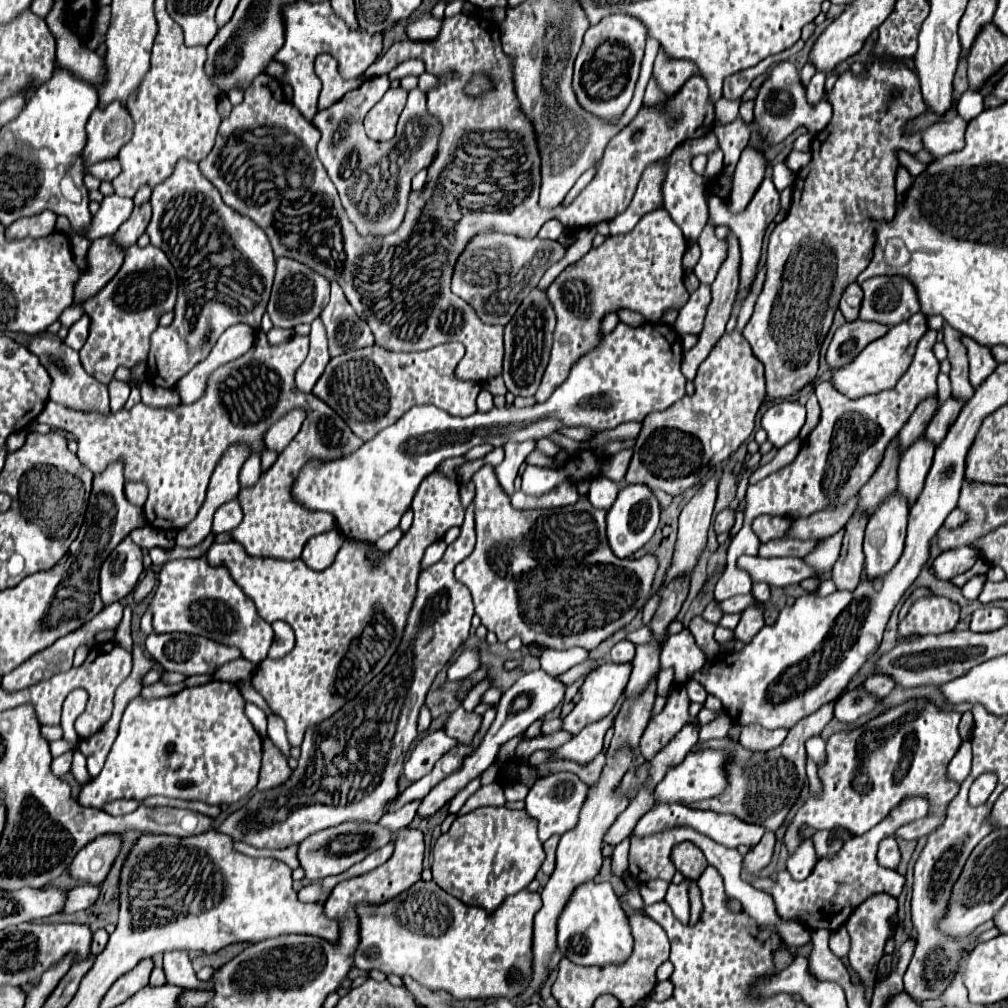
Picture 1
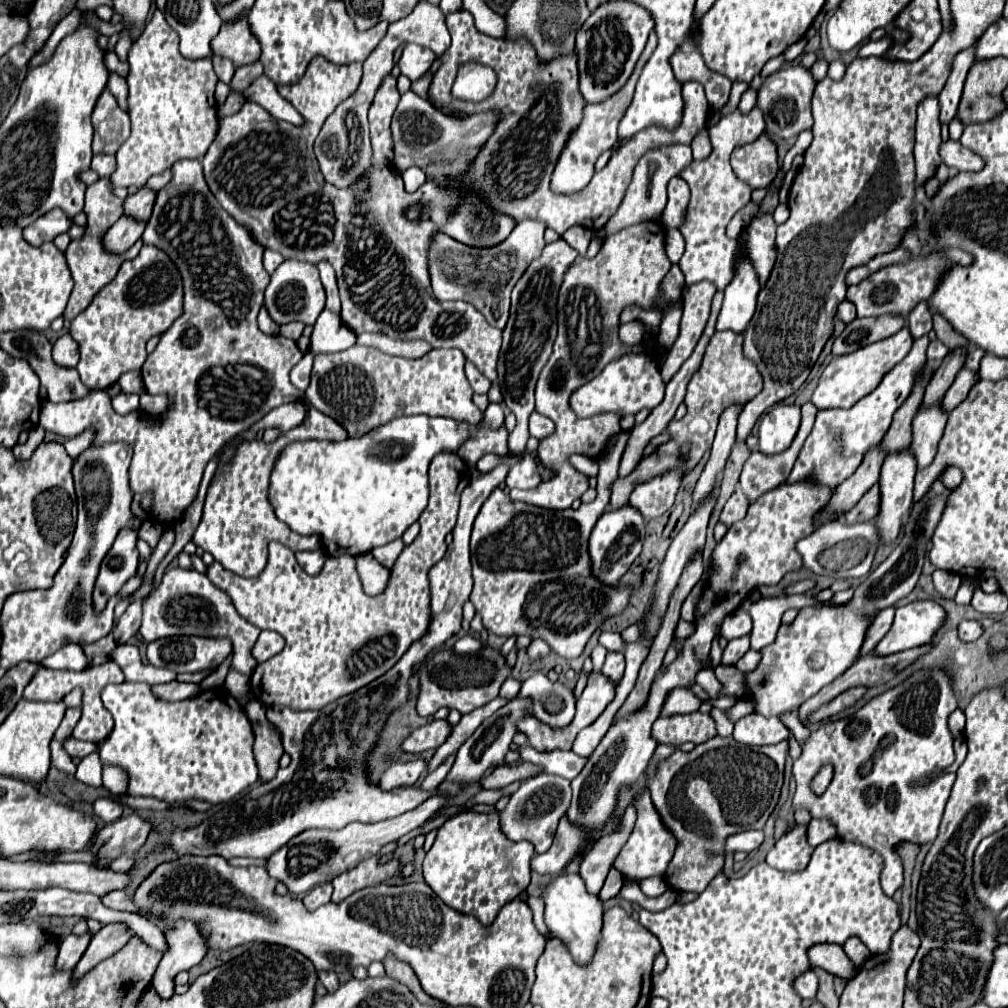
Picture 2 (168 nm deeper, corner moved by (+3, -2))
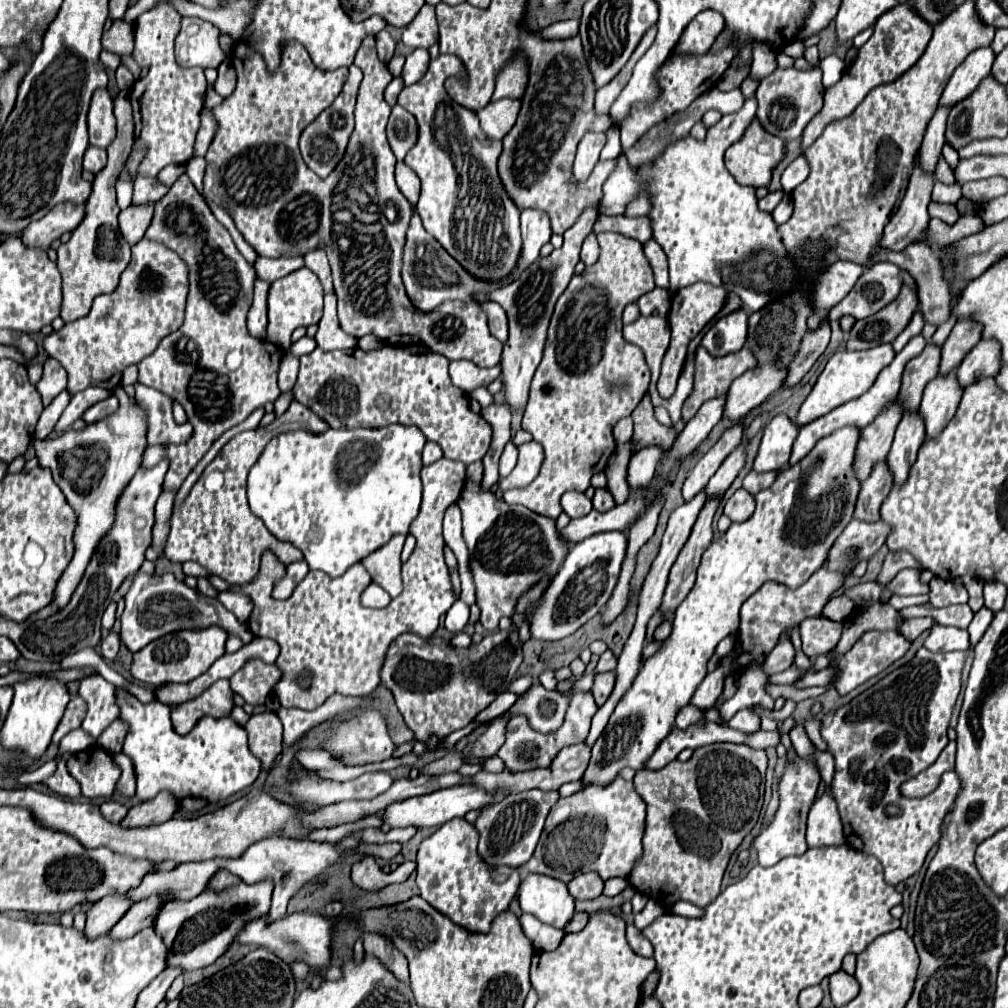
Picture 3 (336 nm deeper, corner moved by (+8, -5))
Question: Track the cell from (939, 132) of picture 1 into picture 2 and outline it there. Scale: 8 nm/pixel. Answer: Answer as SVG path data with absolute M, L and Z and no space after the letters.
M953 140L941 144L941 156L949 168L955 168L959 172L979 172L985 166L981 156L977 156L975 152L967 150L965 146Z

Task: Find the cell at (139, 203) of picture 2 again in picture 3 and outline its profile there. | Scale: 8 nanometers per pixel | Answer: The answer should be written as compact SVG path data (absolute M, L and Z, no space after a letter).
M138 177L134 179L134 195L132 195L132 205L144 205L144 203L154 203L166 195L170 187L162 185L154 177Z

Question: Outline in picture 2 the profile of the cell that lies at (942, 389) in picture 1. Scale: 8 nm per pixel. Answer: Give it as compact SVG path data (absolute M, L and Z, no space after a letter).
M933 340L931 344L929 344L929 350L927 350L927 358L935 358L935 360L943 360L945 356L947 356L947 352L949 352L949 348L943 344L943 342L939 342L939 340Z

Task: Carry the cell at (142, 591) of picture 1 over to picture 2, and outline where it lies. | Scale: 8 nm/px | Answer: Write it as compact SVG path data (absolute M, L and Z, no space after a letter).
M135 600L125 614L117 620L115 628L113 628L113 638L117 644L125 644L129 642L131 636L137 634L139 630L139 620L141 620L141 600Z

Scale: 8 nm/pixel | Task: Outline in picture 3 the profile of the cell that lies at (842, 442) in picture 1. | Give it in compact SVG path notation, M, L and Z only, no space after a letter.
M916 335L914 339L910 339L908 341L908 345L896 355L896 359L888 365L888 367L884 367L884 371L878 375L878 379L876 379L876 383L862 395L862 397L858 397L858 399L852 399L852 401L848 401L848 403L844 403L844 405L840 405L840 407L836 407L834 411L830 411L828 415L824 415L824 417L818 417L818 419L814 419L814 421L810 421L808 425L804 425L804 427L800 427L800 435L798 435L798 439L796 439L796 443L794 443L794 449L792 449L792 457L790 457L790 465L794 465L794 463L798 463L800 459L804 459L812 449L814 449L814 443L818 443L818 439L824 439L826 435L830 435L830 433L834 433L834 431L838 431L838 429L842 429L842 427L846 427L846 425L852 425L852 427L858 427L860 431L864 429L864 427L868 427L896 397L898 397L898 391L900 391L900 379L902 379L902 371L904 371L904 367L906 367L906 363L910 361L910 359L914 359L916 355L920 355L922 351L924 351L924 347L926 347L926 339L922 337L922 335Z

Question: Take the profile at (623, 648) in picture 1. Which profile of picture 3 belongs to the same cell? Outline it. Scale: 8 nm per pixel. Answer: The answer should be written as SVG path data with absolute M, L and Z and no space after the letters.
M614 671L596 673L592 693L594 693L594 699L596 699L598 705L604 705L604 701L606 701L608 695L612 693L612 689L614 689L614 679L616 679L616 673L614 673Z

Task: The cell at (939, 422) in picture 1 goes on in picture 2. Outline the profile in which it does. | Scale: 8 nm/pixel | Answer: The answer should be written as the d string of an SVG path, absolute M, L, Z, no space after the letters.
M961 368L955 382L951 384L951 388L947 390L947 394L943 396L943 408L947 412L951 412L953 408L957 408L969 394L969 390L973 388L973 384L979 380L979 374L969 370L969 368Z

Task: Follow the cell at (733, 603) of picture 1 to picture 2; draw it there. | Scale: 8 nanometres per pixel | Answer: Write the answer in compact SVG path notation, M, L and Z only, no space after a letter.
M775 596L775 598L761 598L759 602L745 600L741 608L747 610L753 618L751 648L761 650L775 642L777 630L781 626L781 616L785 610L817 606L817 604L823 602L819 602L815 596Z

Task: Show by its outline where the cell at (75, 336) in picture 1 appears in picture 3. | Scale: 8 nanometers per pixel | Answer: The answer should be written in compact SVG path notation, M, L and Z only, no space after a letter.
M46 359L44 363L44 375L40 379L40 383L36 385L38 393L42 395L44 405L48 405L60 391L66 389L66 369L60 367L60 363L56 359Z

